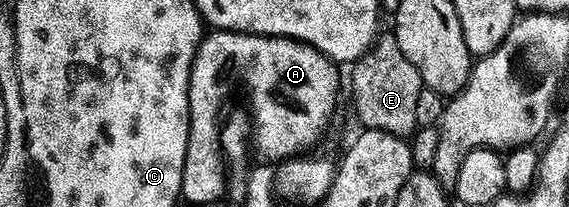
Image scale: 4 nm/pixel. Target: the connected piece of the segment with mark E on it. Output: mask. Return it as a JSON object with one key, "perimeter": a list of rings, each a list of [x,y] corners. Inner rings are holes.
{"perimeter":[[[386,31],[374,46],[371,44],[353,62],[352,68],[350,85],[354,88],[354,109],[363,121],[361,124],[368,129],[382,129],[397,137],[409,138],[416,129],[416,99],[424,86],[416,67],[400,51],[393,32]]]}

